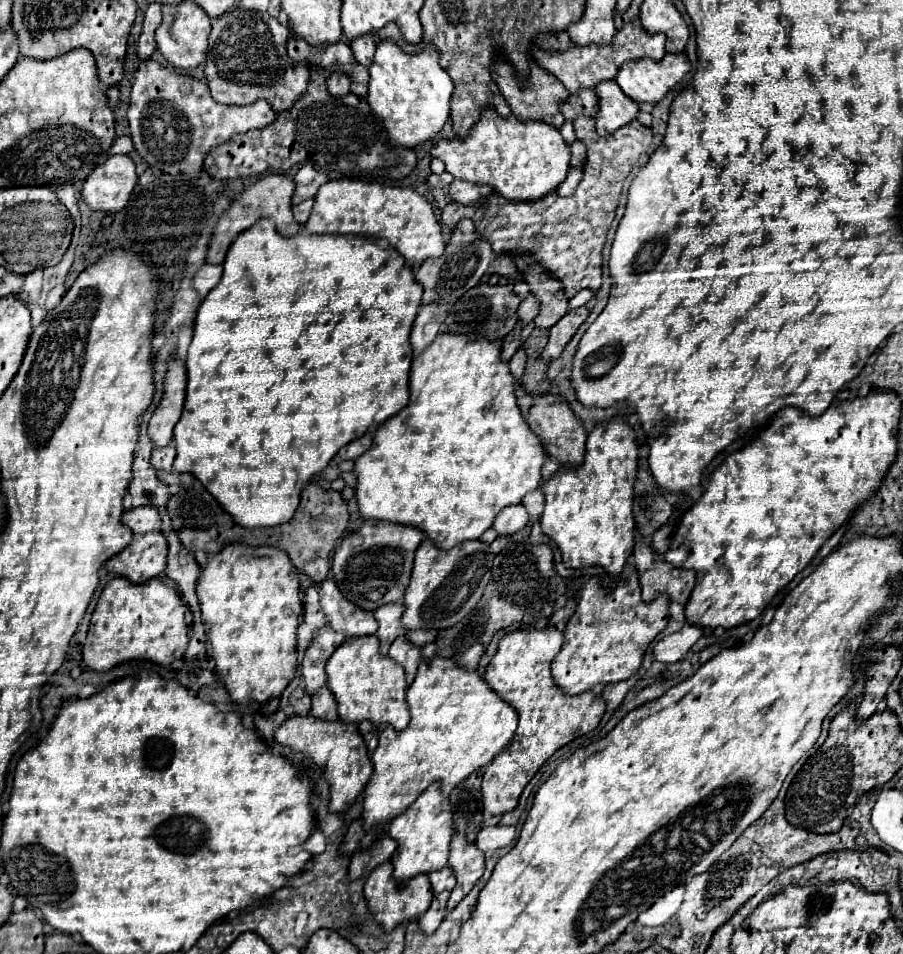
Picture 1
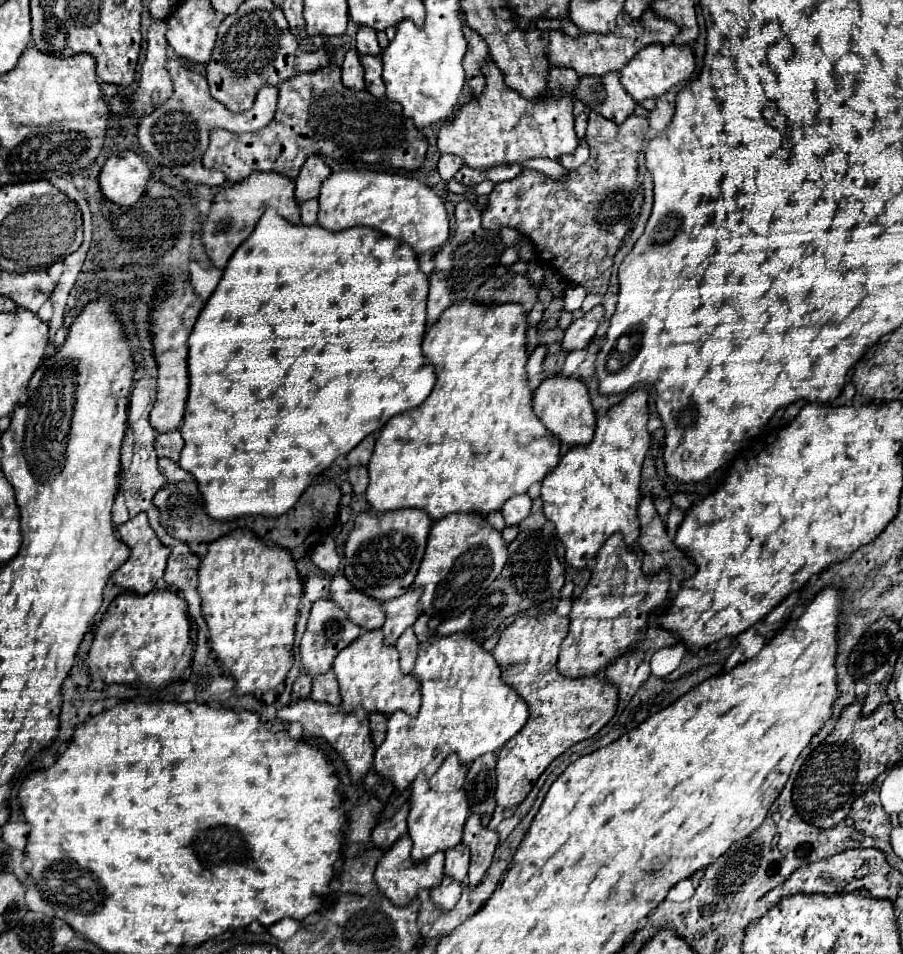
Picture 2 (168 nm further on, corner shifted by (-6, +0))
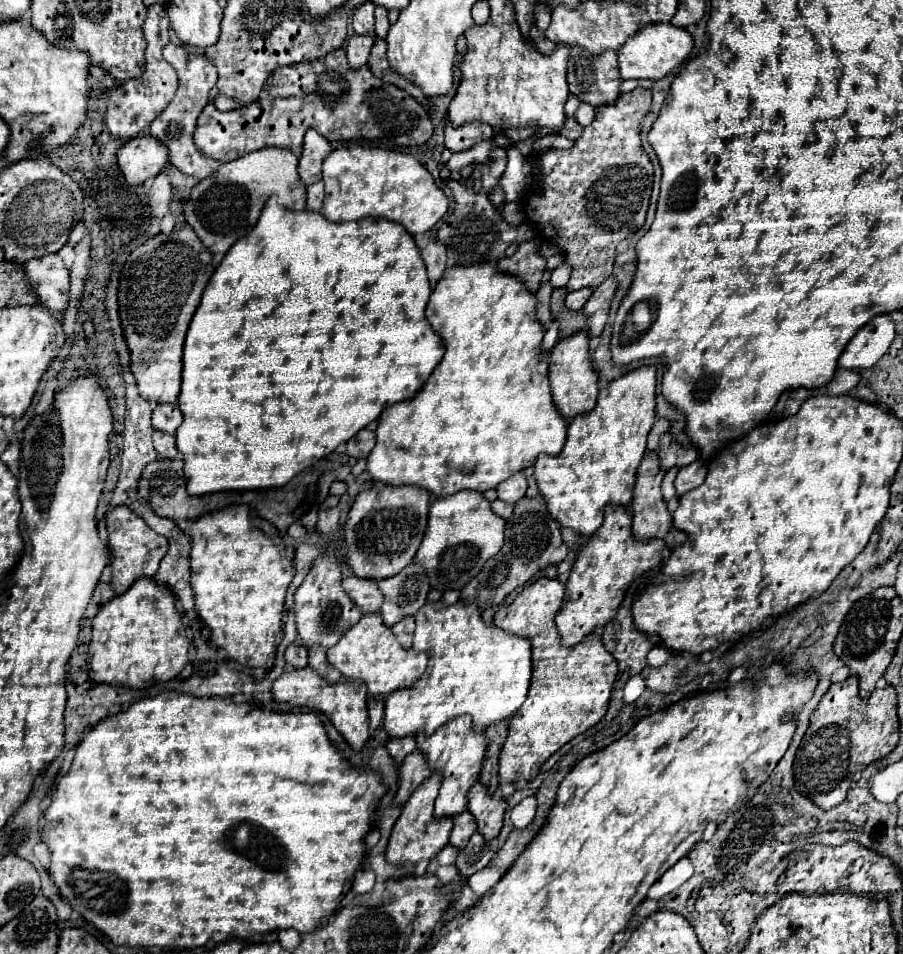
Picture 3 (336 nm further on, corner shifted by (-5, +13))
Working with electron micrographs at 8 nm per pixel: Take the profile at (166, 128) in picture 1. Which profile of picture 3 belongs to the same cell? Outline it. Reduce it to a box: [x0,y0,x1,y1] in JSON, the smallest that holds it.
[150,44,220,180]

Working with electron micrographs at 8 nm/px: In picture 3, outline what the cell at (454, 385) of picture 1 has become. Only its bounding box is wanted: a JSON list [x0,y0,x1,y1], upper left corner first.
[368,264,568,496]

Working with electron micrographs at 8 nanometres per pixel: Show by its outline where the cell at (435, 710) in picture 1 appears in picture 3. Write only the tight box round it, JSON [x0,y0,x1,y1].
[384,600,532,738]

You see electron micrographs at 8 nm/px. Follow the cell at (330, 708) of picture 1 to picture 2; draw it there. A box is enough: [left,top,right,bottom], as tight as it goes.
[311,671,341,707]

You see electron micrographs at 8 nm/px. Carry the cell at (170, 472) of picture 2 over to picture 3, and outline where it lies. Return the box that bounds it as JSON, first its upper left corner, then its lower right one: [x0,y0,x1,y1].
[152,431,178,459]

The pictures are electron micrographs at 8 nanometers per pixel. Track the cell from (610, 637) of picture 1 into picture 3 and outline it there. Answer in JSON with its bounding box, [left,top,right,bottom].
[556,504,662,646]

